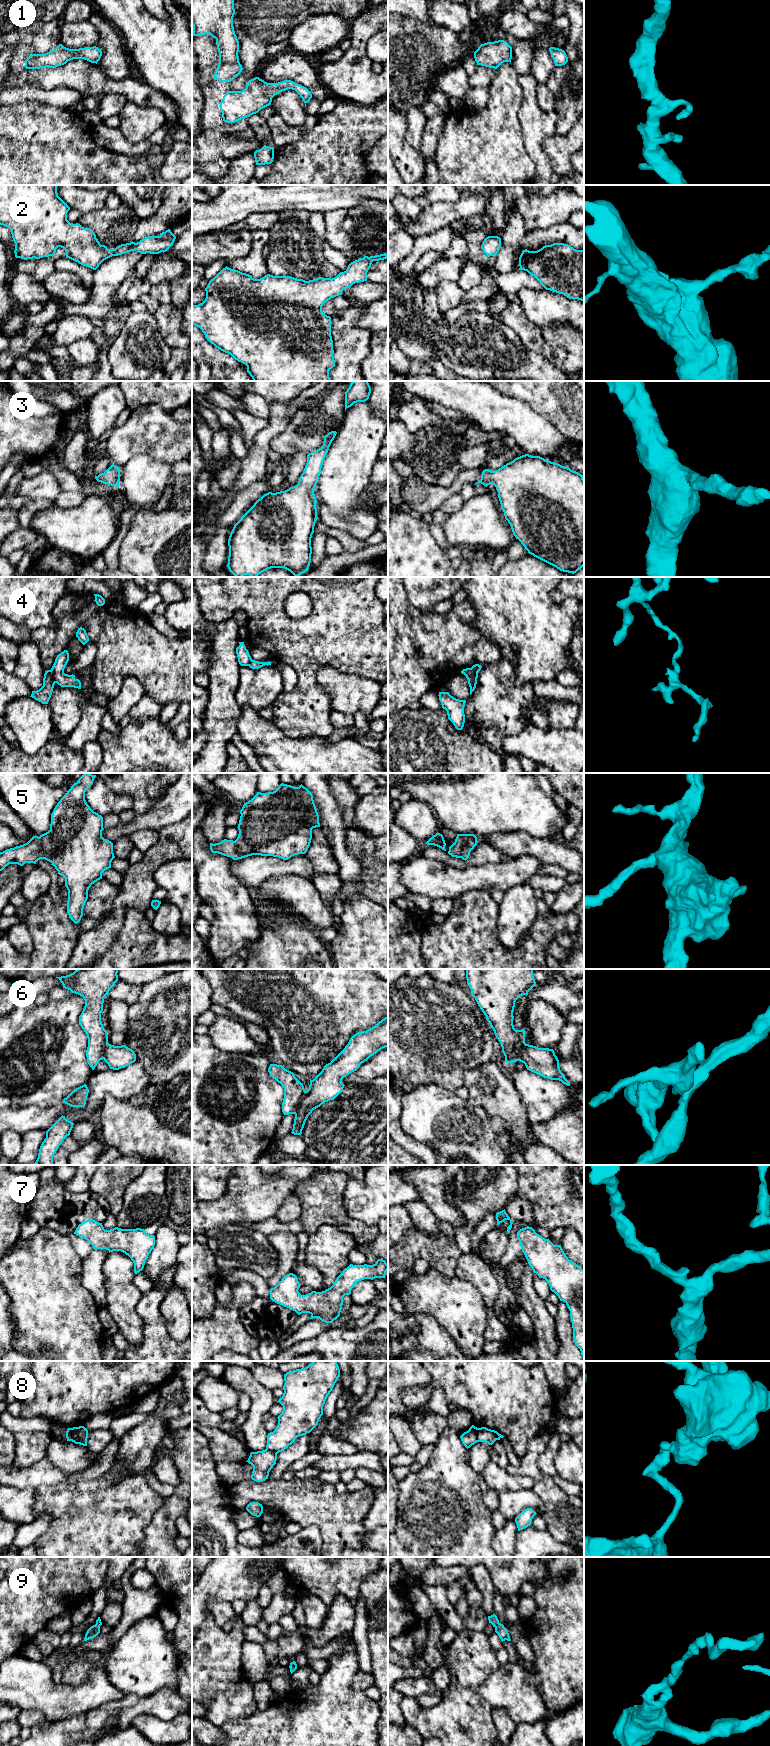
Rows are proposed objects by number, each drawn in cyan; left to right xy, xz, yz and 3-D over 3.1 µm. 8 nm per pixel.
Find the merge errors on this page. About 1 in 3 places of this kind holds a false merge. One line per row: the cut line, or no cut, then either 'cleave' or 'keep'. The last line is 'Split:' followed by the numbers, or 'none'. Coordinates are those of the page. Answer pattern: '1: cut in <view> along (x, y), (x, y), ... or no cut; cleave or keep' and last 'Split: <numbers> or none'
1: no cut; keep
2: no cut; keep
3: no cut; keep
4: cut in xy along (50, 670), (55, 682); cleave
5: no cut; keep
6: cut in xz along (306, 1091), (294, 1113); cleave
7: no cut; keep
8: cut in yz along (478, 1428), (477, 1441); cleave
9: no cut; keep
Split: 4, 6, 8

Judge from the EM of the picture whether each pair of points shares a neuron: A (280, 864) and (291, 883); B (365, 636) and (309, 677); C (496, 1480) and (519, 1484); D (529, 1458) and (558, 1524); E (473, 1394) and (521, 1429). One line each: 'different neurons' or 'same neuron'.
A: different neurons
B: same neuron
C: same neuron
D: same neuron
E: same neuron

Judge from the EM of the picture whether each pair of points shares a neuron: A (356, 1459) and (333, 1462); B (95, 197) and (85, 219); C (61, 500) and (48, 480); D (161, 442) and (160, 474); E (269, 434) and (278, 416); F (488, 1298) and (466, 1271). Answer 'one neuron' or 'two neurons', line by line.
A: one neuron
B: two neurons
C: two neurons
D: two neurons
E: one neuron
F: one neuron

